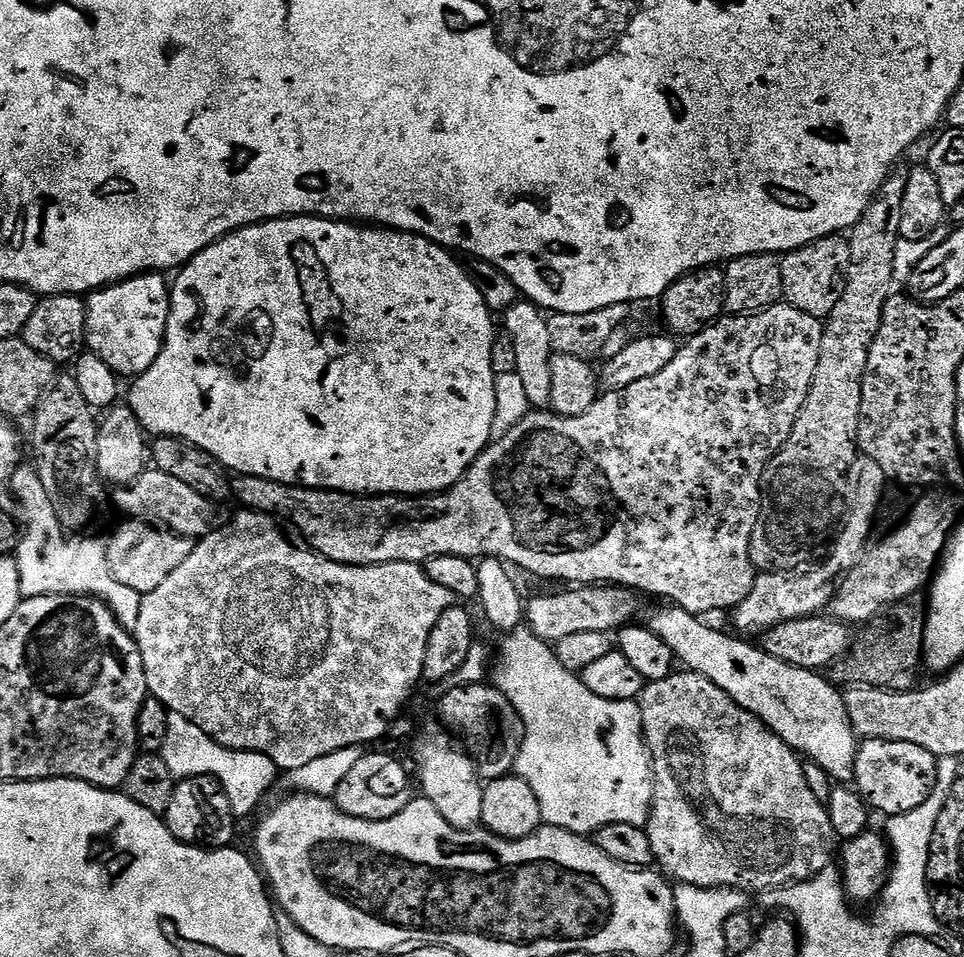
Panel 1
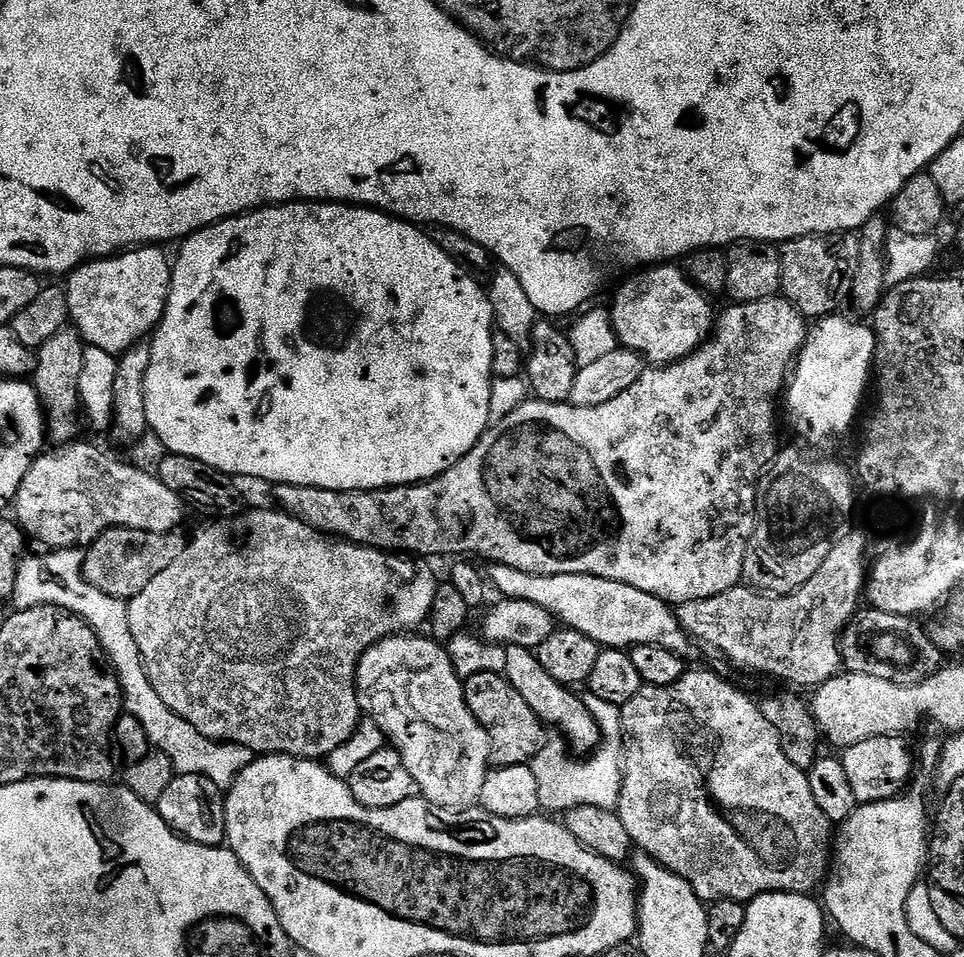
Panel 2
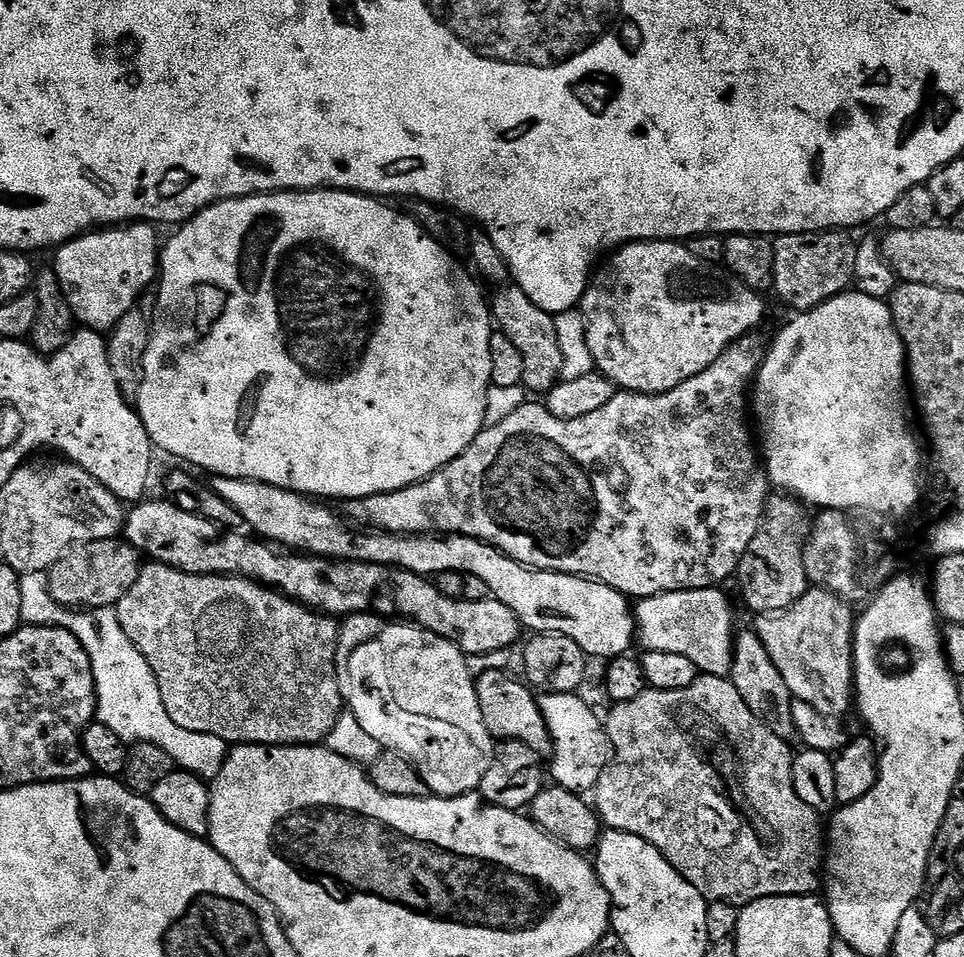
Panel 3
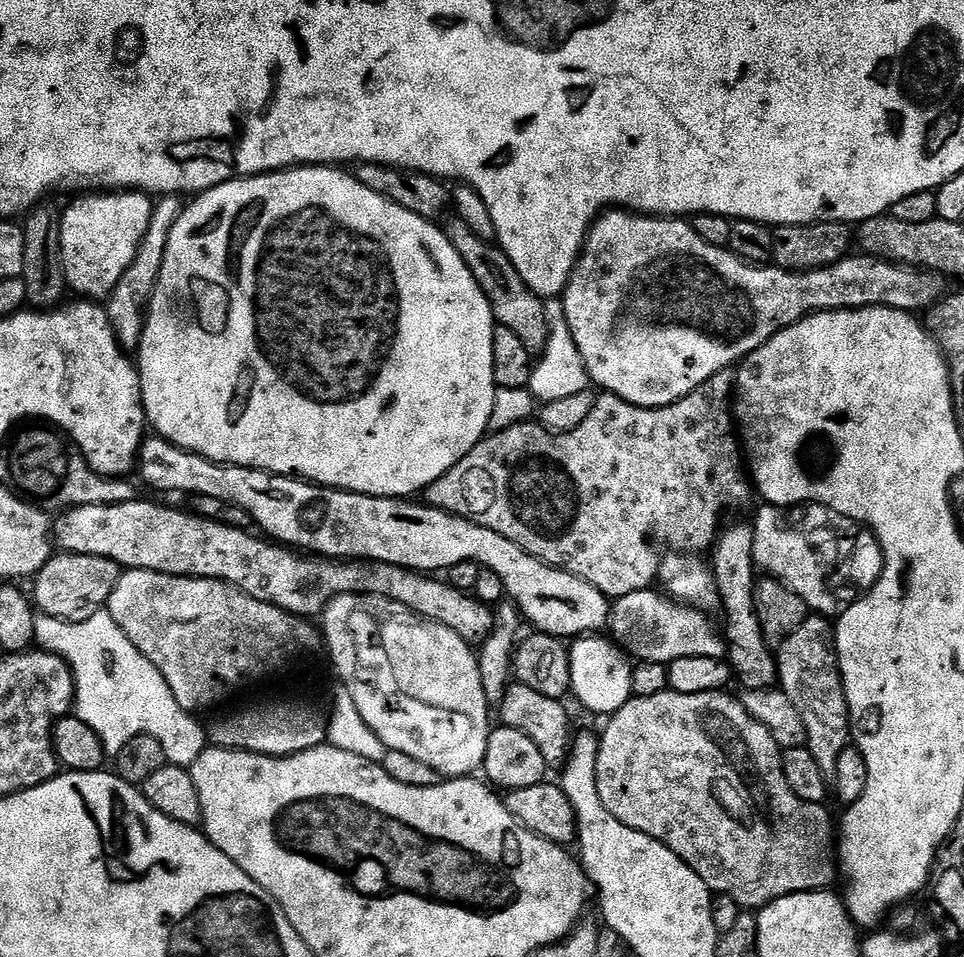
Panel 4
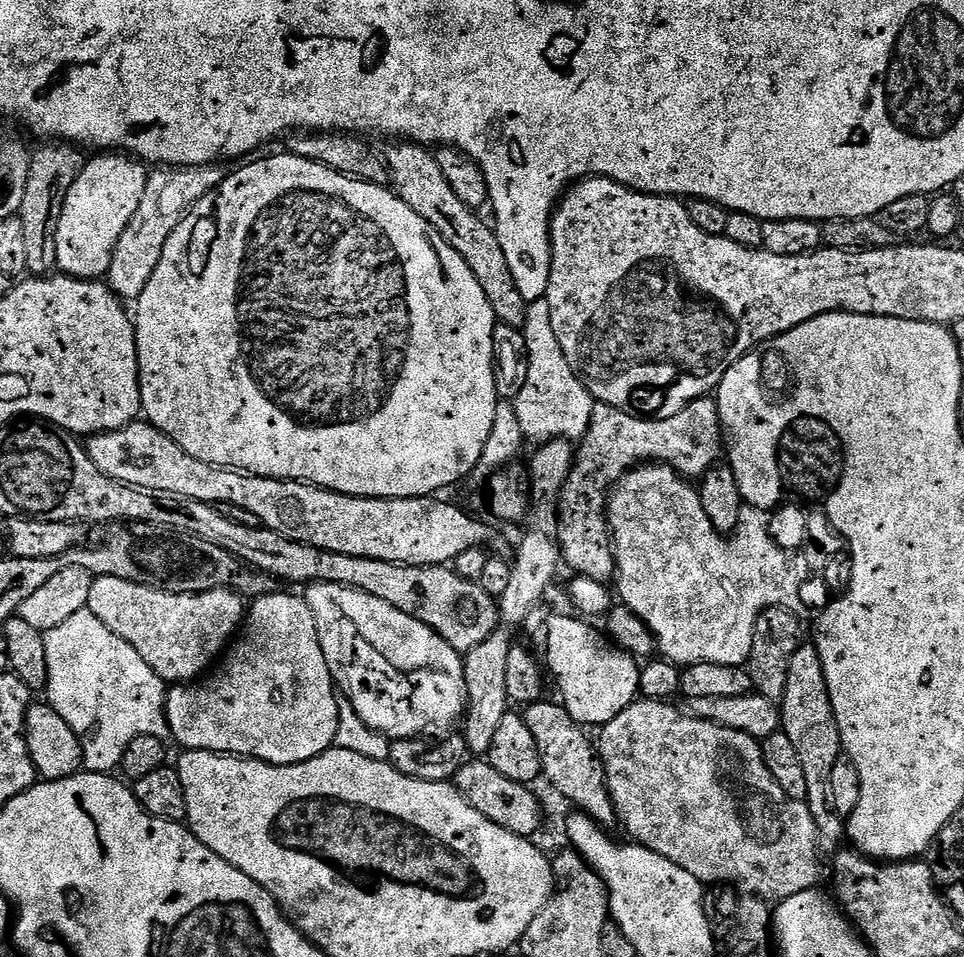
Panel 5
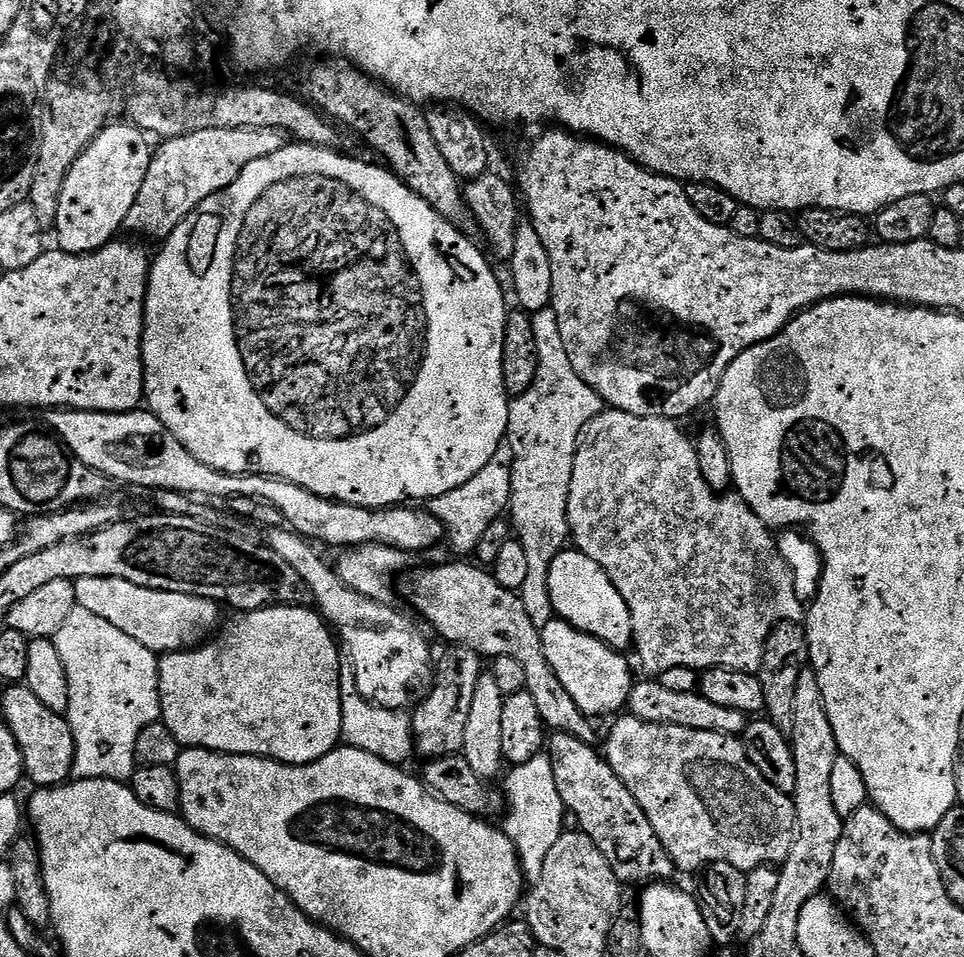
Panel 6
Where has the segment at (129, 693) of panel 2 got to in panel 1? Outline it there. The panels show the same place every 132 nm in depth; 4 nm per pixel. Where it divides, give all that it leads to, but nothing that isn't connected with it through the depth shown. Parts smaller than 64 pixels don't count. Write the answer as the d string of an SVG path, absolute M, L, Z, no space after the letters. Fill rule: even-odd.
M37 494L29 504L16 504L14 516L19 523L20 520L24 523L33 546L40 548L40 556L24 556L20 560L18 575L21 597L38 598L50 594L94 596L111 608L123 628L135 629L142 596L114 578L109 560L110 544L105 537L103 540L100 536L73 534L69 529L63 528L50 502L42 494ZM181 716L168 717L162 755L166 766L170 766L170 774L177 782L195 776L213 776L226 790L226 798L230 798L232 812L237 818L250 815L263 802L264 795L275 786L276 776L278 777L276 763L266 754L222 746L214 742L214 738L206 734L206 730L198 730L194 722Z

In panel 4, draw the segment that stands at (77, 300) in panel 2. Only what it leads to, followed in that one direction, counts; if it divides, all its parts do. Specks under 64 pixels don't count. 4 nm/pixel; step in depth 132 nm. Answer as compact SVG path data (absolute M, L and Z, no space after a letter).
M139 190L84 194L60 218L64 282L88 302L107 301L135 260L150 226L154 200Z

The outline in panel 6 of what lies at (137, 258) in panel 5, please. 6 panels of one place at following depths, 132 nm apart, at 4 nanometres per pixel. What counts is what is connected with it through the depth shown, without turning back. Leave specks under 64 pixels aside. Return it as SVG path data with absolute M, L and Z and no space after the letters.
M268 128L200 130L161 141L153 151L134 206L124 219L123 229L165 240L208 197L230 186L258 158L269 157L284 147L283 133Z

